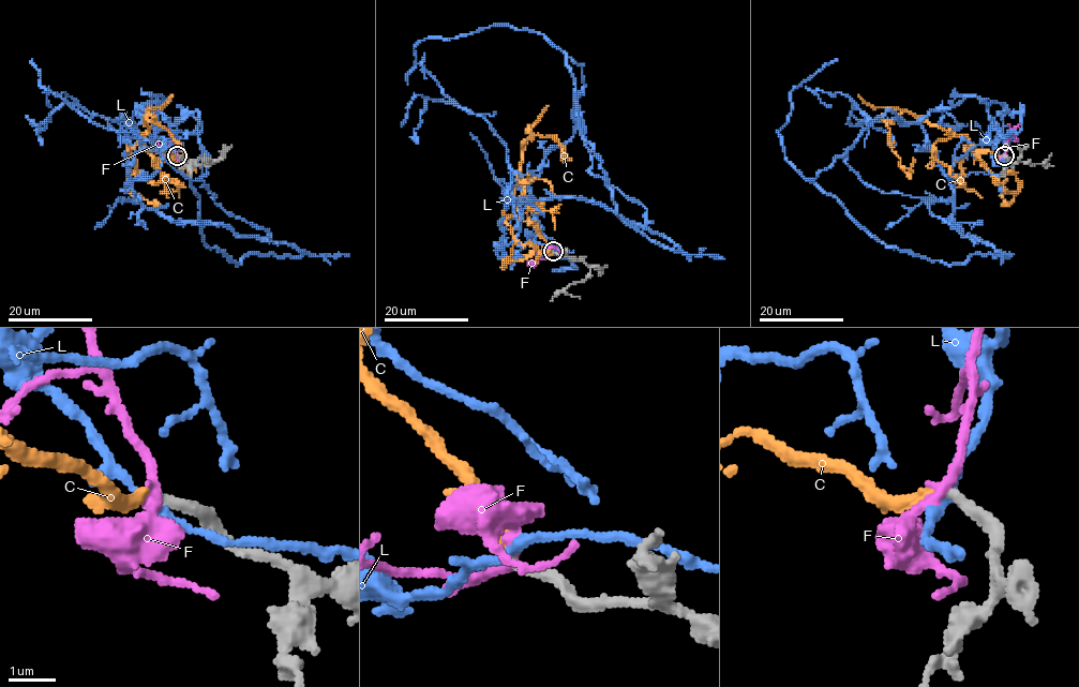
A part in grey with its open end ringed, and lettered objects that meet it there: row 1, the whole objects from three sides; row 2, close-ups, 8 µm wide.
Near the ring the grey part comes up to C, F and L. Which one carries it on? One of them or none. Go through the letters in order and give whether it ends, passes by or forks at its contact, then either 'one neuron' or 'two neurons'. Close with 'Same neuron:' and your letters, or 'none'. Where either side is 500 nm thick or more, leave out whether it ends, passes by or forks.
C: it ends there; one neuron
F: it passes by; two neurons
L: it forks there; two neurons
Same neuron: C

